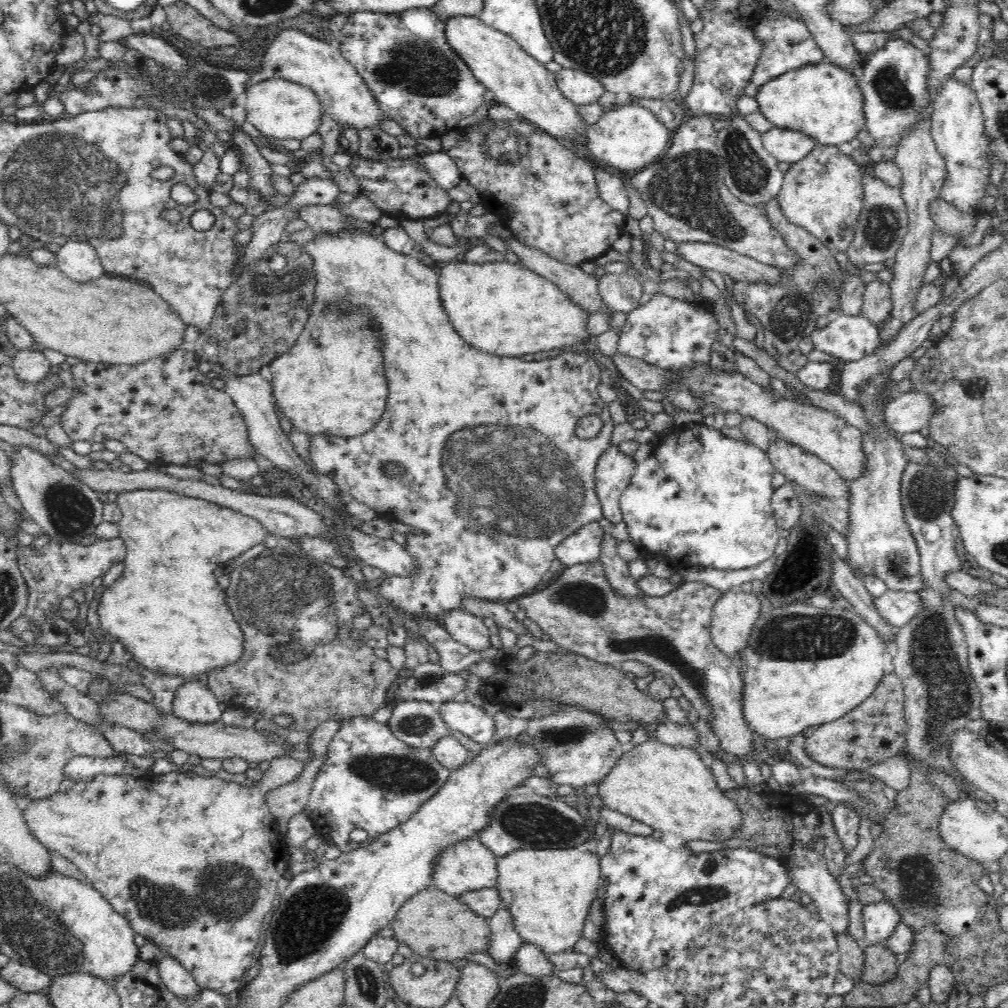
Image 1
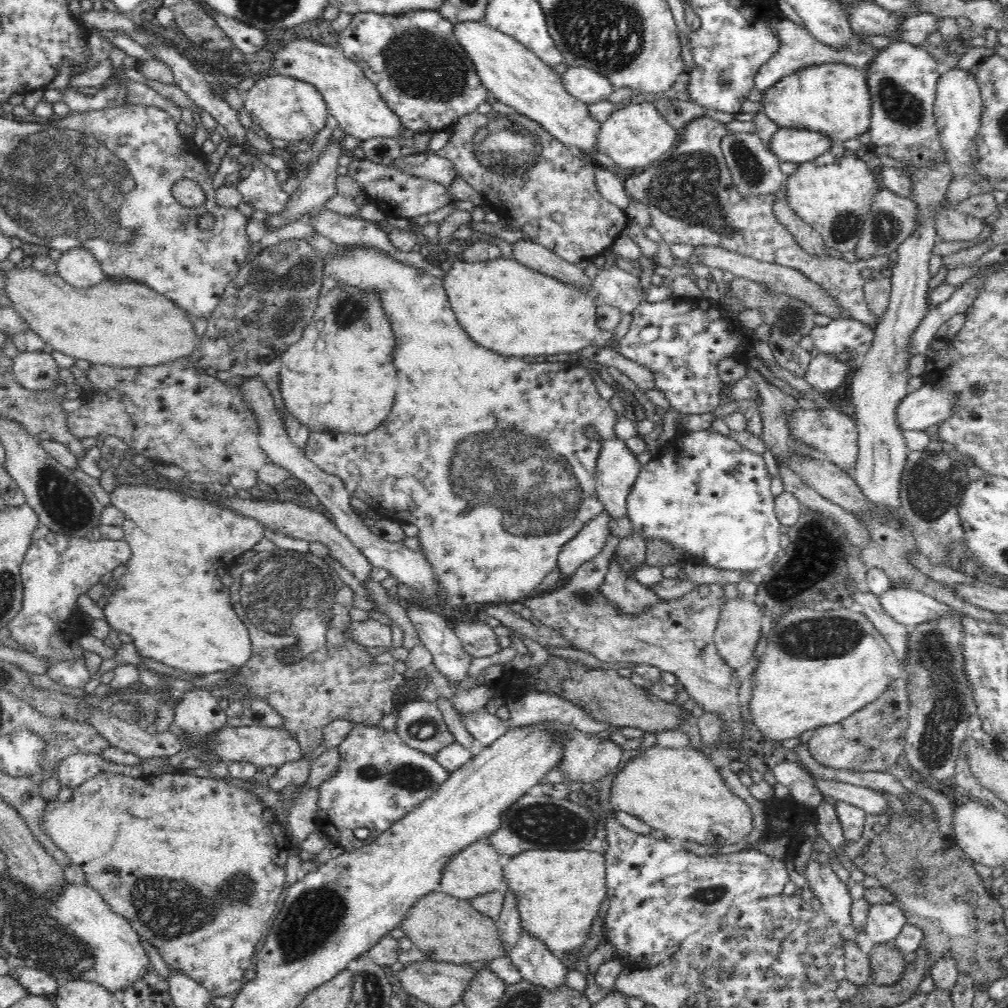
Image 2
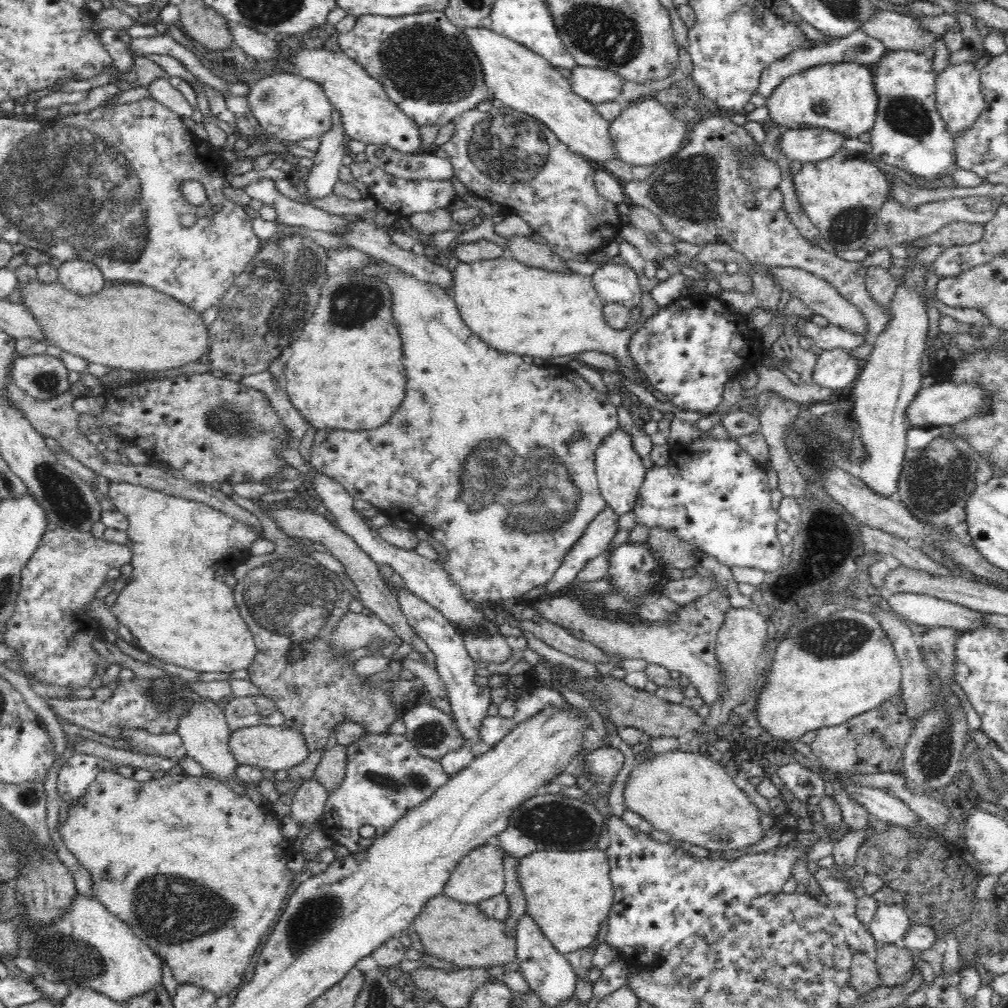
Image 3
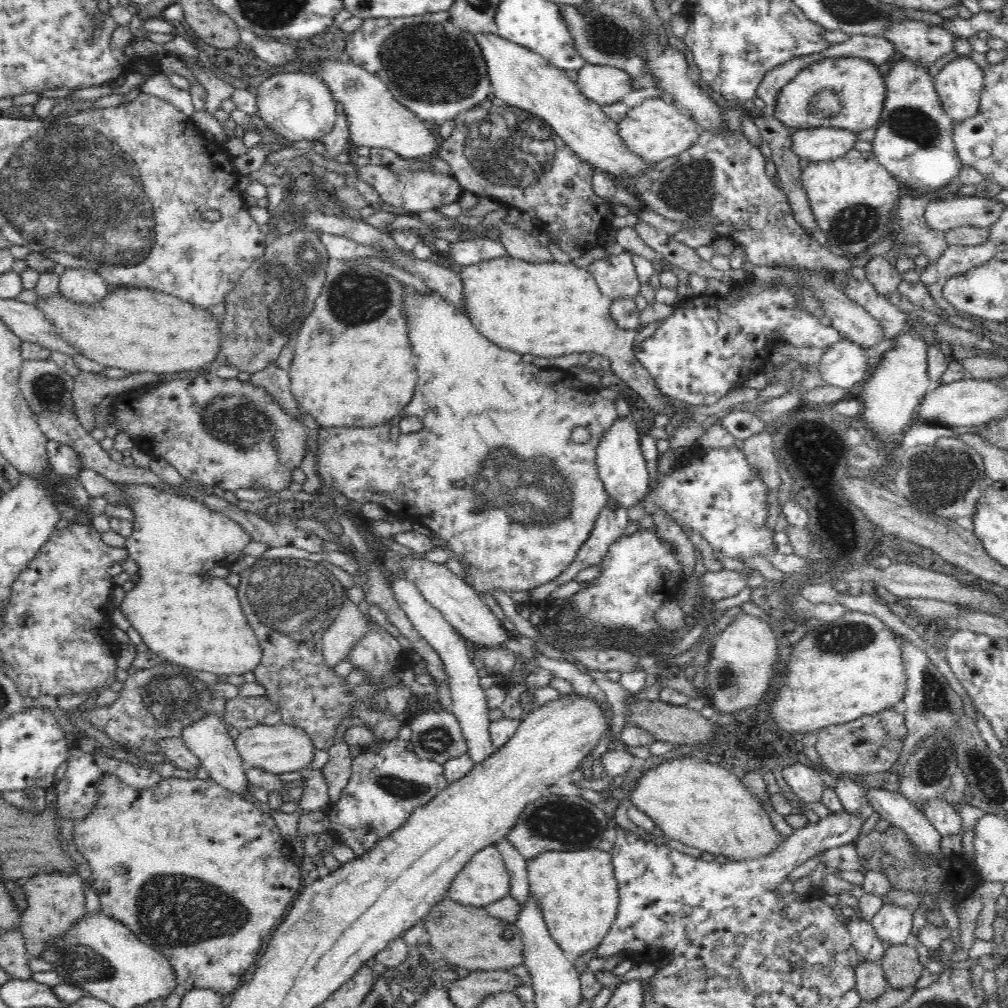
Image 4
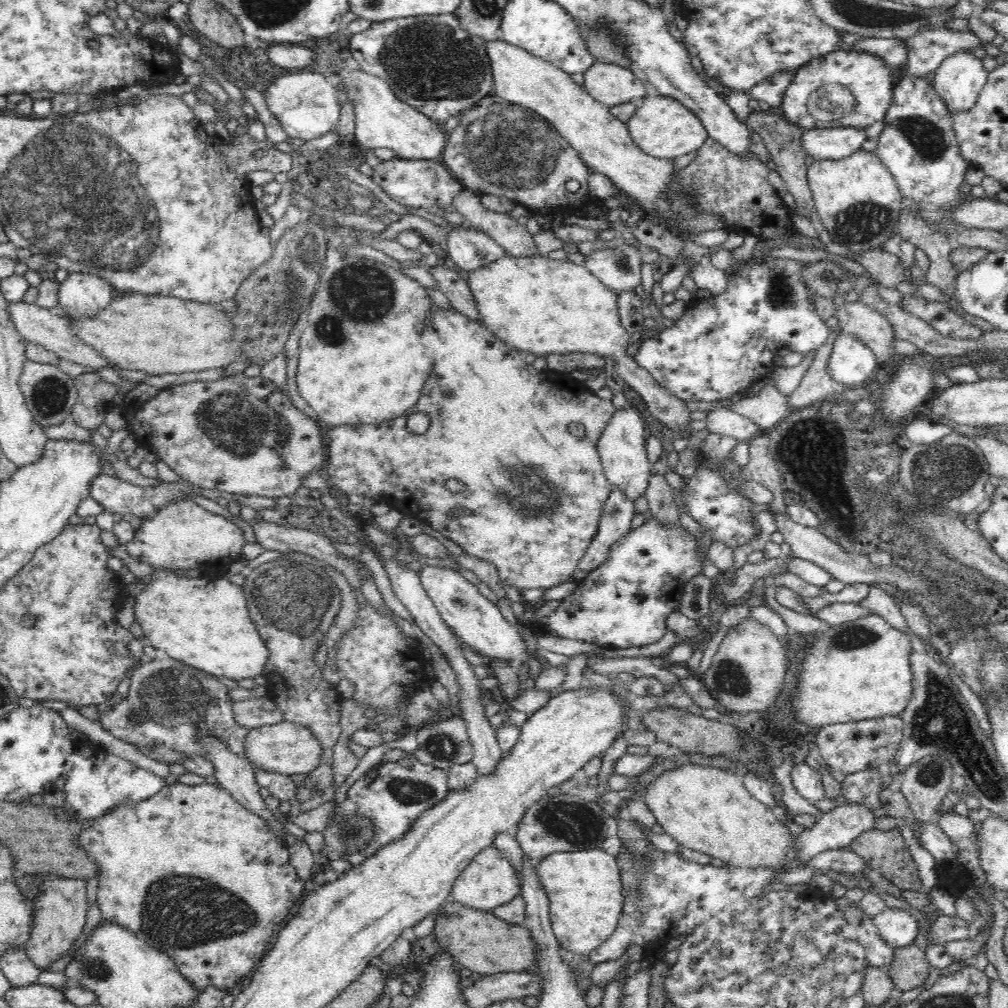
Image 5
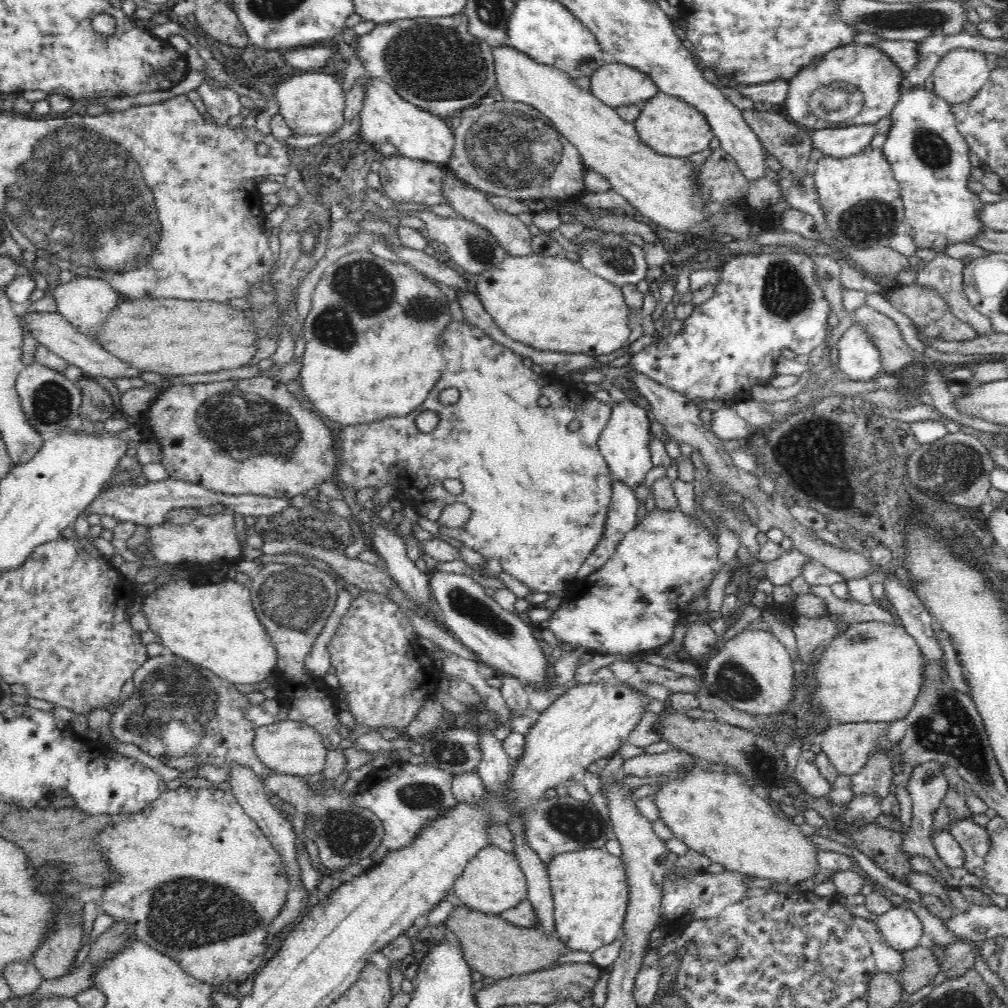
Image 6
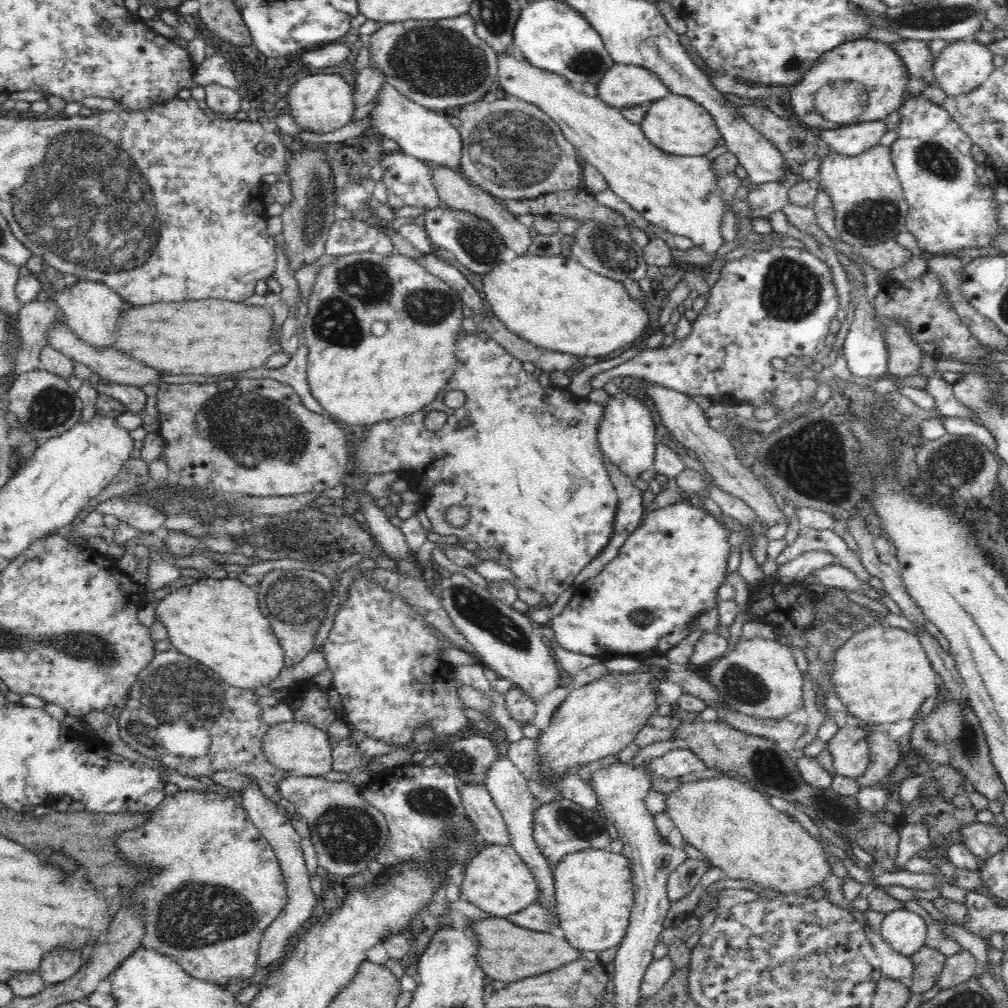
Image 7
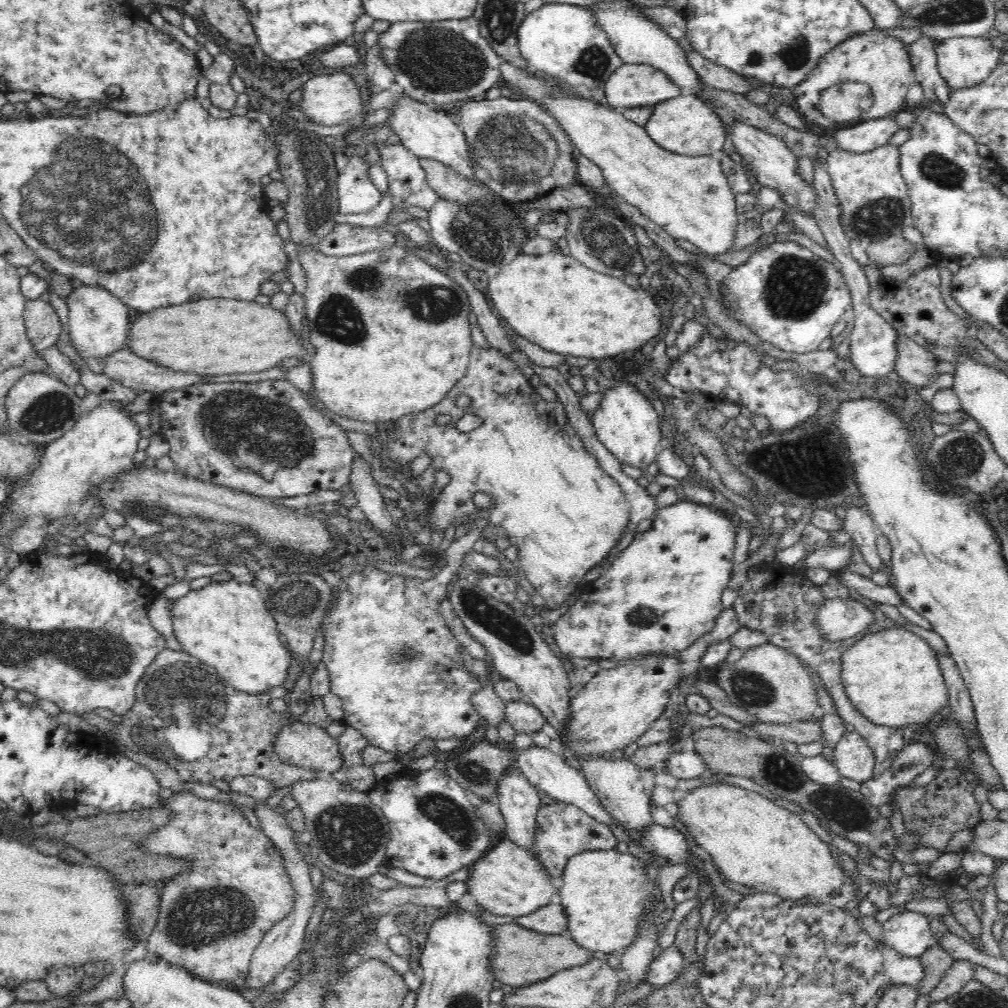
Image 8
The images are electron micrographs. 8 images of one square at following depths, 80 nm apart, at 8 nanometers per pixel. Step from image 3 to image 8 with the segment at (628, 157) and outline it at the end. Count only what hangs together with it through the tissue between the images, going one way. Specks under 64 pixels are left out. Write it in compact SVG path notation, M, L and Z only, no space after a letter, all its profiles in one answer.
M683 93L676 98L656 104L643 127L660 148L689 157L720 155L728 138L722 118L702 98L692 93Z

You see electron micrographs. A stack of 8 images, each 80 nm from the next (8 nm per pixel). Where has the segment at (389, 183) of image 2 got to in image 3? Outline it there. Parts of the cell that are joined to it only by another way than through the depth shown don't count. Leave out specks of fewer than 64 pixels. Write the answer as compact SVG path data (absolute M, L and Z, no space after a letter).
M354 160L349 164L352 176L357 180L358 184L366 184L371 192L371 196L382 204L382 208L397 217L408 217L418 212L432 212L437 208L445 208L454 203L458 198L455 193L451 180L408 180L406 178L398 178L392 174L388 174L379 166L374 166L371 162Z

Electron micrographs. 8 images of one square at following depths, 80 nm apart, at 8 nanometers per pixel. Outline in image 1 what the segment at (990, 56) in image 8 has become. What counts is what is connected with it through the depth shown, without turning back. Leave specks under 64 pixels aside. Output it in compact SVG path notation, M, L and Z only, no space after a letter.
M953 76L940 86L938 97L933 102L933 113L931 114L931 135L934 139L937 151L945 160L945 185L941 186L939 198L948 201L948 204L957 208L964 214L973 214L978 202L987 196L986 186L990 183L990 161L988 161L988 146L990 140L986 137L985 120L982 106L975 95L975 90L970 84L962 83Z

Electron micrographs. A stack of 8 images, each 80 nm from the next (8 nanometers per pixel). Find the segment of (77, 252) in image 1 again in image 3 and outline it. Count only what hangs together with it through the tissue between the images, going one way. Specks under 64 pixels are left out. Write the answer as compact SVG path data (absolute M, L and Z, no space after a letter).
M80 257L64 261L57 269L64 288L80 295L96 294L108 284L102 271L92 261Z

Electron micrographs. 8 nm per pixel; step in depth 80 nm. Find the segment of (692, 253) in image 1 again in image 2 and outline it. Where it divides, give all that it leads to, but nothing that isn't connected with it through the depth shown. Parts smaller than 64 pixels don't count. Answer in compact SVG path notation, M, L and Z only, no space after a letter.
M700 245L694 247L693 254L694 256L698 256L698 260L704 264L704 266L709 266L710 269L721 268L723 271L732 272L736 278L748 278L754 282L762 283L769 288L770 291L776 291L779 294L798 298L805 304L808 304L817 314L827 315L832 319L847 318L847 320L854 320L852 317L844 315L842 307L836 303L836 299L834 299L831 294L828 294L824 288L812 282L799 270L780 266L776 263L762 262L755 258L747 257L717 246Z

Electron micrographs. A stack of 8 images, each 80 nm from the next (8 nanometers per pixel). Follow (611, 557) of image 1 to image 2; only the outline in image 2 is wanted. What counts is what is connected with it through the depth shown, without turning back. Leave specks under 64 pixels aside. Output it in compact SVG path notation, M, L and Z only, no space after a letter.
M612 557L605 576L602 593L624 613L641 613L656 603L663 601L651 588L628 577L628 571Z

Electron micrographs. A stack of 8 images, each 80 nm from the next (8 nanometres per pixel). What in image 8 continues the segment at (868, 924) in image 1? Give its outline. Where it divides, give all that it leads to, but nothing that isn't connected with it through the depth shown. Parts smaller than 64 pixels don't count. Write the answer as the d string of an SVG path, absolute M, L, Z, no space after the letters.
M908 910L894 914L883 923L883 943L898 954L919 957L933 941L930 918Z

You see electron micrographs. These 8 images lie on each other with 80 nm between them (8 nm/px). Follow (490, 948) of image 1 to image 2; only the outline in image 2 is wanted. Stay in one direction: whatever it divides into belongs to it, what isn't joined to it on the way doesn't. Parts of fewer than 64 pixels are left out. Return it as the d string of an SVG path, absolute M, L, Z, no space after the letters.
M509 888L503 890L505 892L505 899L501 910L502 914L498 916L498 920L495 922L498 931L500 931L501 944L503 944L505 952L509 953L516 946L516 942L520 940L523 931L520 925L517 898Z

